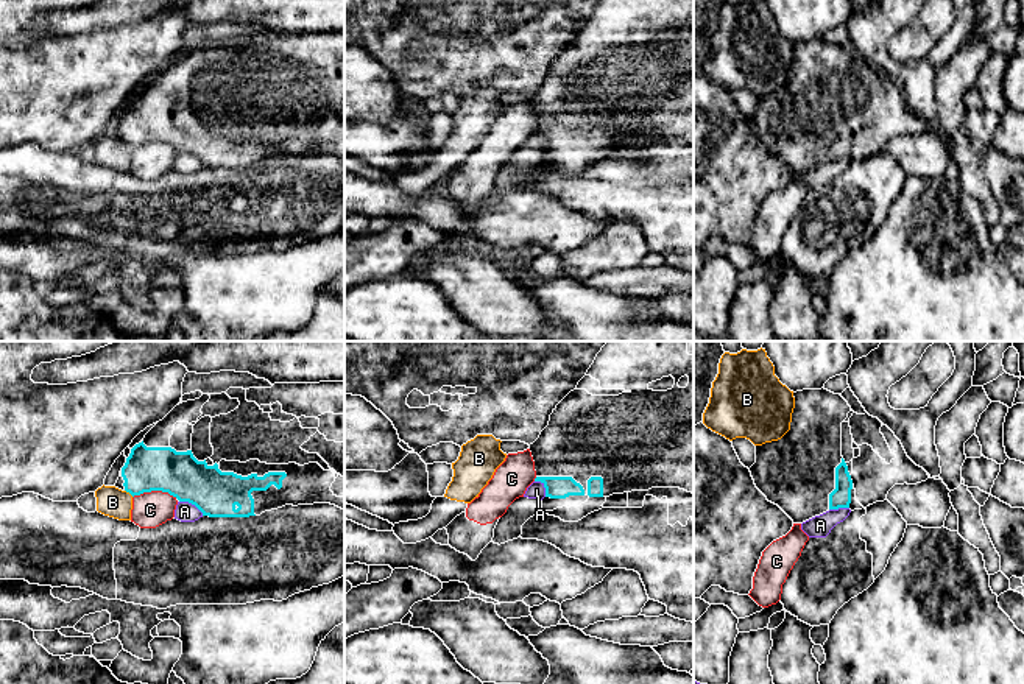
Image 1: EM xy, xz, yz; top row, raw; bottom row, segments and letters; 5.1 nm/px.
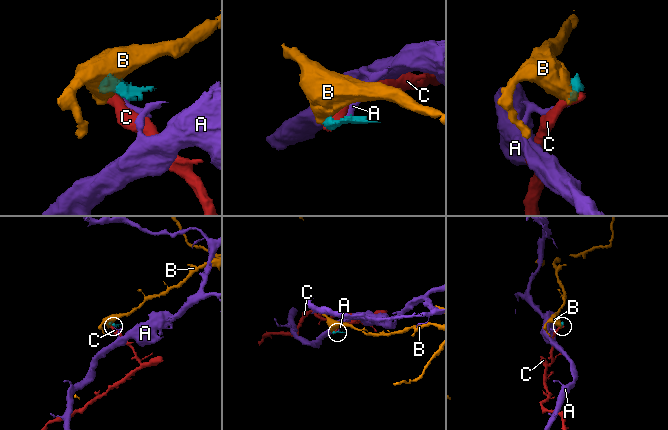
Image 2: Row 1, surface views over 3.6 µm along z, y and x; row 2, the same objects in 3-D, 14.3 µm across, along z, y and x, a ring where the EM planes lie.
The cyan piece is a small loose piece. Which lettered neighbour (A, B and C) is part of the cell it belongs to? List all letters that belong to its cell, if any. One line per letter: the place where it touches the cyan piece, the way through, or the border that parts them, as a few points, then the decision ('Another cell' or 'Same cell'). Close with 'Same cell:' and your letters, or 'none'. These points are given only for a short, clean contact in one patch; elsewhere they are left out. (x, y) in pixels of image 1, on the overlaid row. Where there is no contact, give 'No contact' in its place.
A: Touches cyan at xy (192, 504). Boundary: xy (180, 500), (190, 502), (203, 514). Another cell
B: Touches cyan at xy (130, 493). Boundary: xy (125, 490), (133, 496). Another cell
C: Touches cyan at xy (155, 490). Boundary: xy (133, 496), (167, 491), (176, 497). Another cell
Same cell: none

